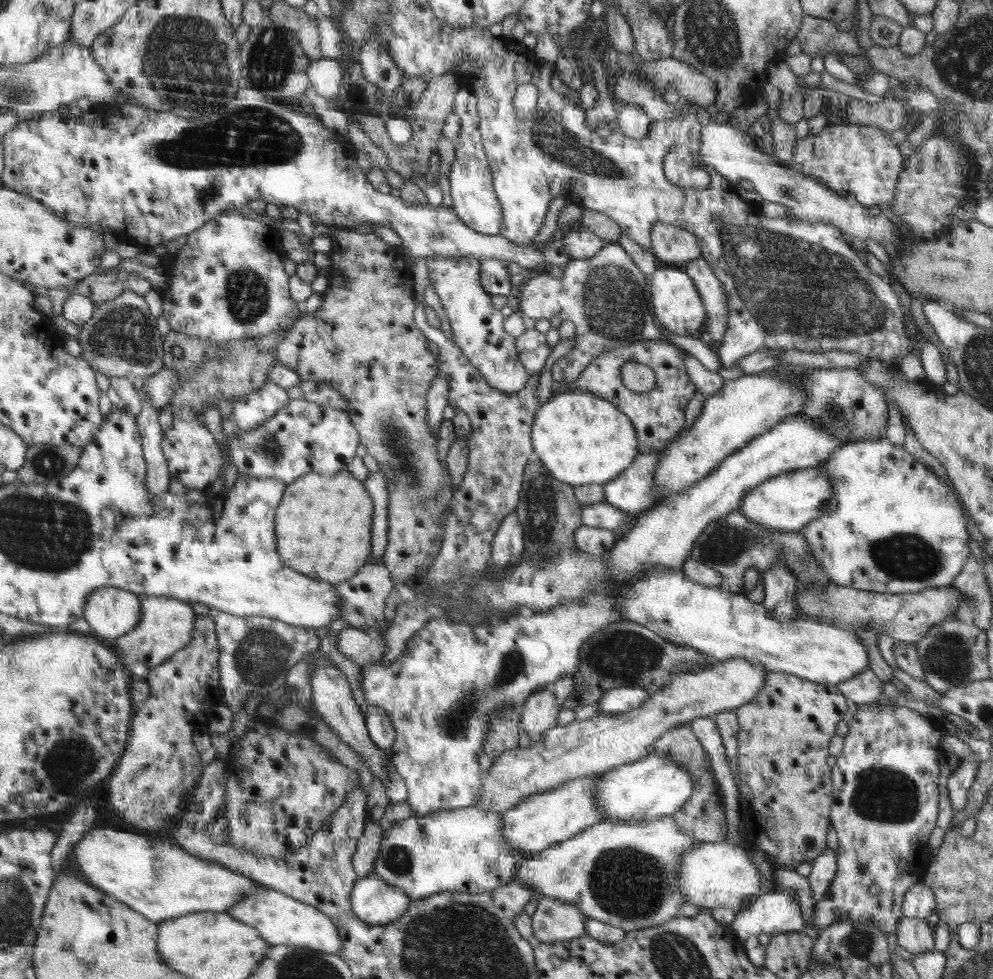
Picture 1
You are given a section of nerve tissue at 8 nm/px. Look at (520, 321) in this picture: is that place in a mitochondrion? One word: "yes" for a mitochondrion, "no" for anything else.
no

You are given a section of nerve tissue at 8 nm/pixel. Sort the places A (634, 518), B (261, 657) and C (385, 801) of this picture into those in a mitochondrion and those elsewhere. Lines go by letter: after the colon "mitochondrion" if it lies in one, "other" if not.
A: other
B: mitochondrion
C: other

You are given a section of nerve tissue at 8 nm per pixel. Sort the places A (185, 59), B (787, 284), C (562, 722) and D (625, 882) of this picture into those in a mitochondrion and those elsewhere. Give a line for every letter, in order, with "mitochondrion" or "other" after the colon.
A: mitochondrion
B: mitochondrion
C: other
D: mitochondrion

